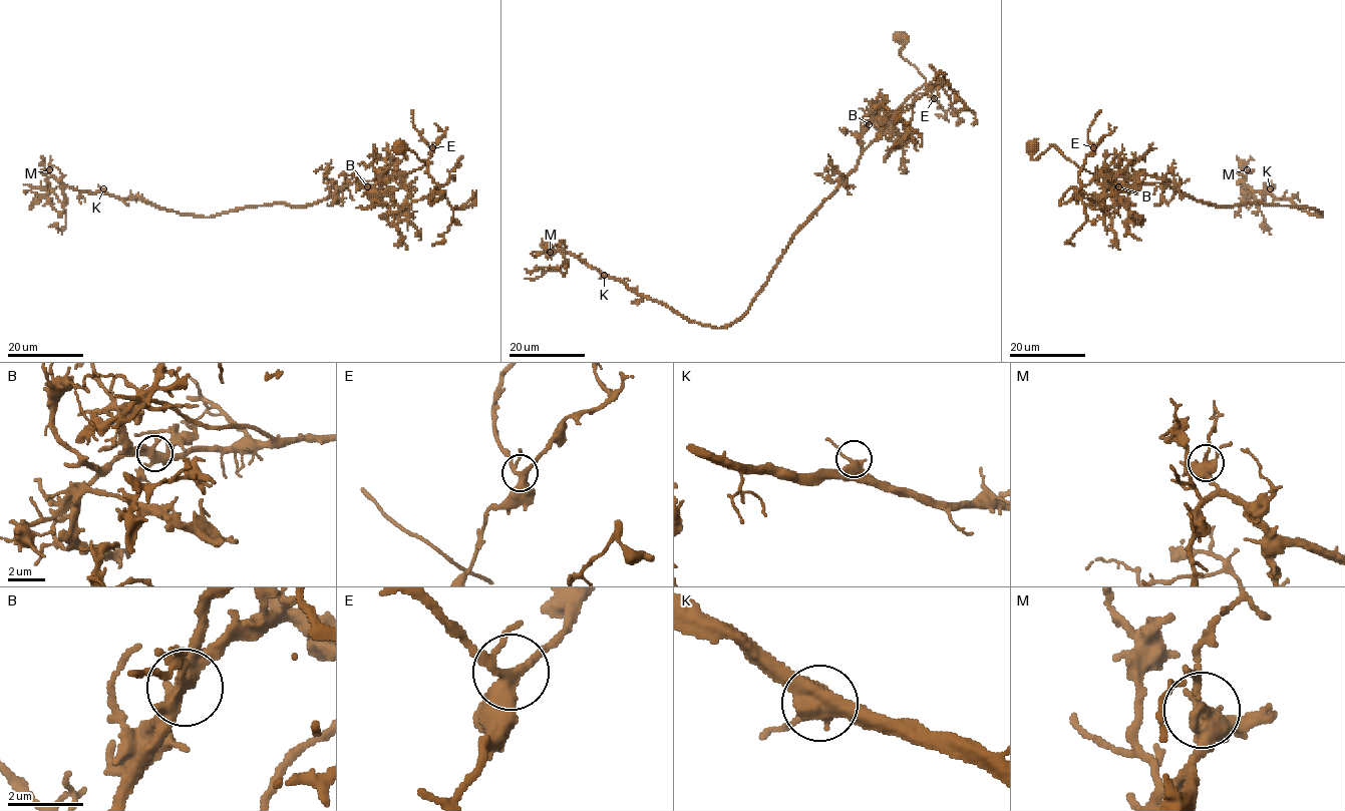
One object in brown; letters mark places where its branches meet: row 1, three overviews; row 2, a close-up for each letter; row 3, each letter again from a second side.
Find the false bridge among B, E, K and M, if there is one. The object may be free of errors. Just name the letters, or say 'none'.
B

